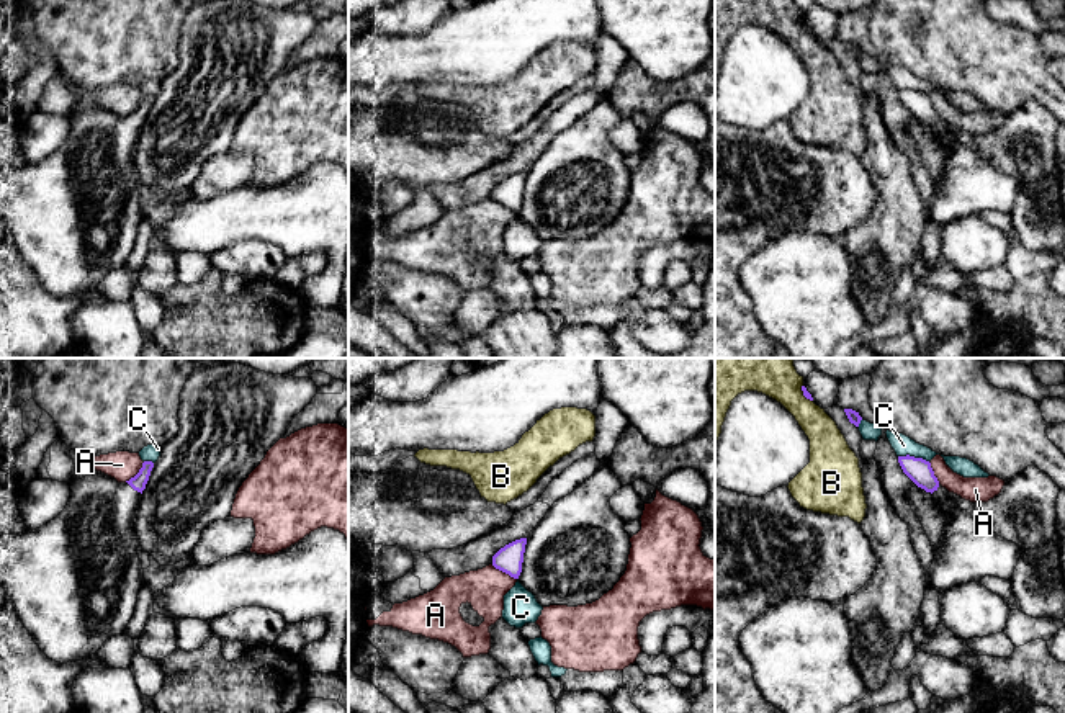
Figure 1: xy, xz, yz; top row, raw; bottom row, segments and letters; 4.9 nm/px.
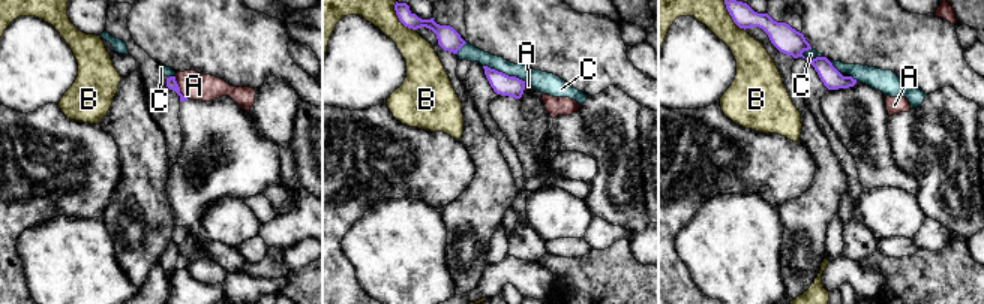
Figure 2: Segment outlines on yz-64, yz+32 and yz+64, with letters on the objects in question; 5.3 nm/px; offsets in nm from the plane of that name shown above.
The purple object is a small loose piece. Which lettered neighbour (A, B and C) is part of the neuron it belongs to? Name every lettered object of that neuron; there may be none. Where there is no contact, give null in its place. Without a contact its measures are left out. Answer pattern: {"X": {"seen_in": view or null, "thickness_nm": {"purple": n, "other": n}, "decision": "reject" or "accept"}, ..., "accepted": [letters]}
{"A": {"seen_in": "xz", "thickness_nm": {"purple": 130, "other": 200}, "decision": "reject"}, "B": {"seen_in": "yz", "thickness_nm": {"purple": 40, "other": 280}, "decision": "reject"}, "C": {"seen_in": "yz", "thickness_nm": {"purple": 120, "other": 100}, "decision": "reject"}, "accepted": []}

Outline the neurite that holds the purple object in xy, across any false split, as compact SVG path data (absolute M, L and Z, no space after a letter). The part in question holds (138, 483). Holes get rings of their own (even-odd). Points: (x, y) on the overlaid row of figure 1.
M144 461L139 473L126 482L103 474L74 481L69 502L54 520L36 530L0 536L0 584L18 618L49 659L61 664L82 661L95 654L108 638L124 633L133 618L139 590L147 585L137 554L134 517L152 468L152 461Z

